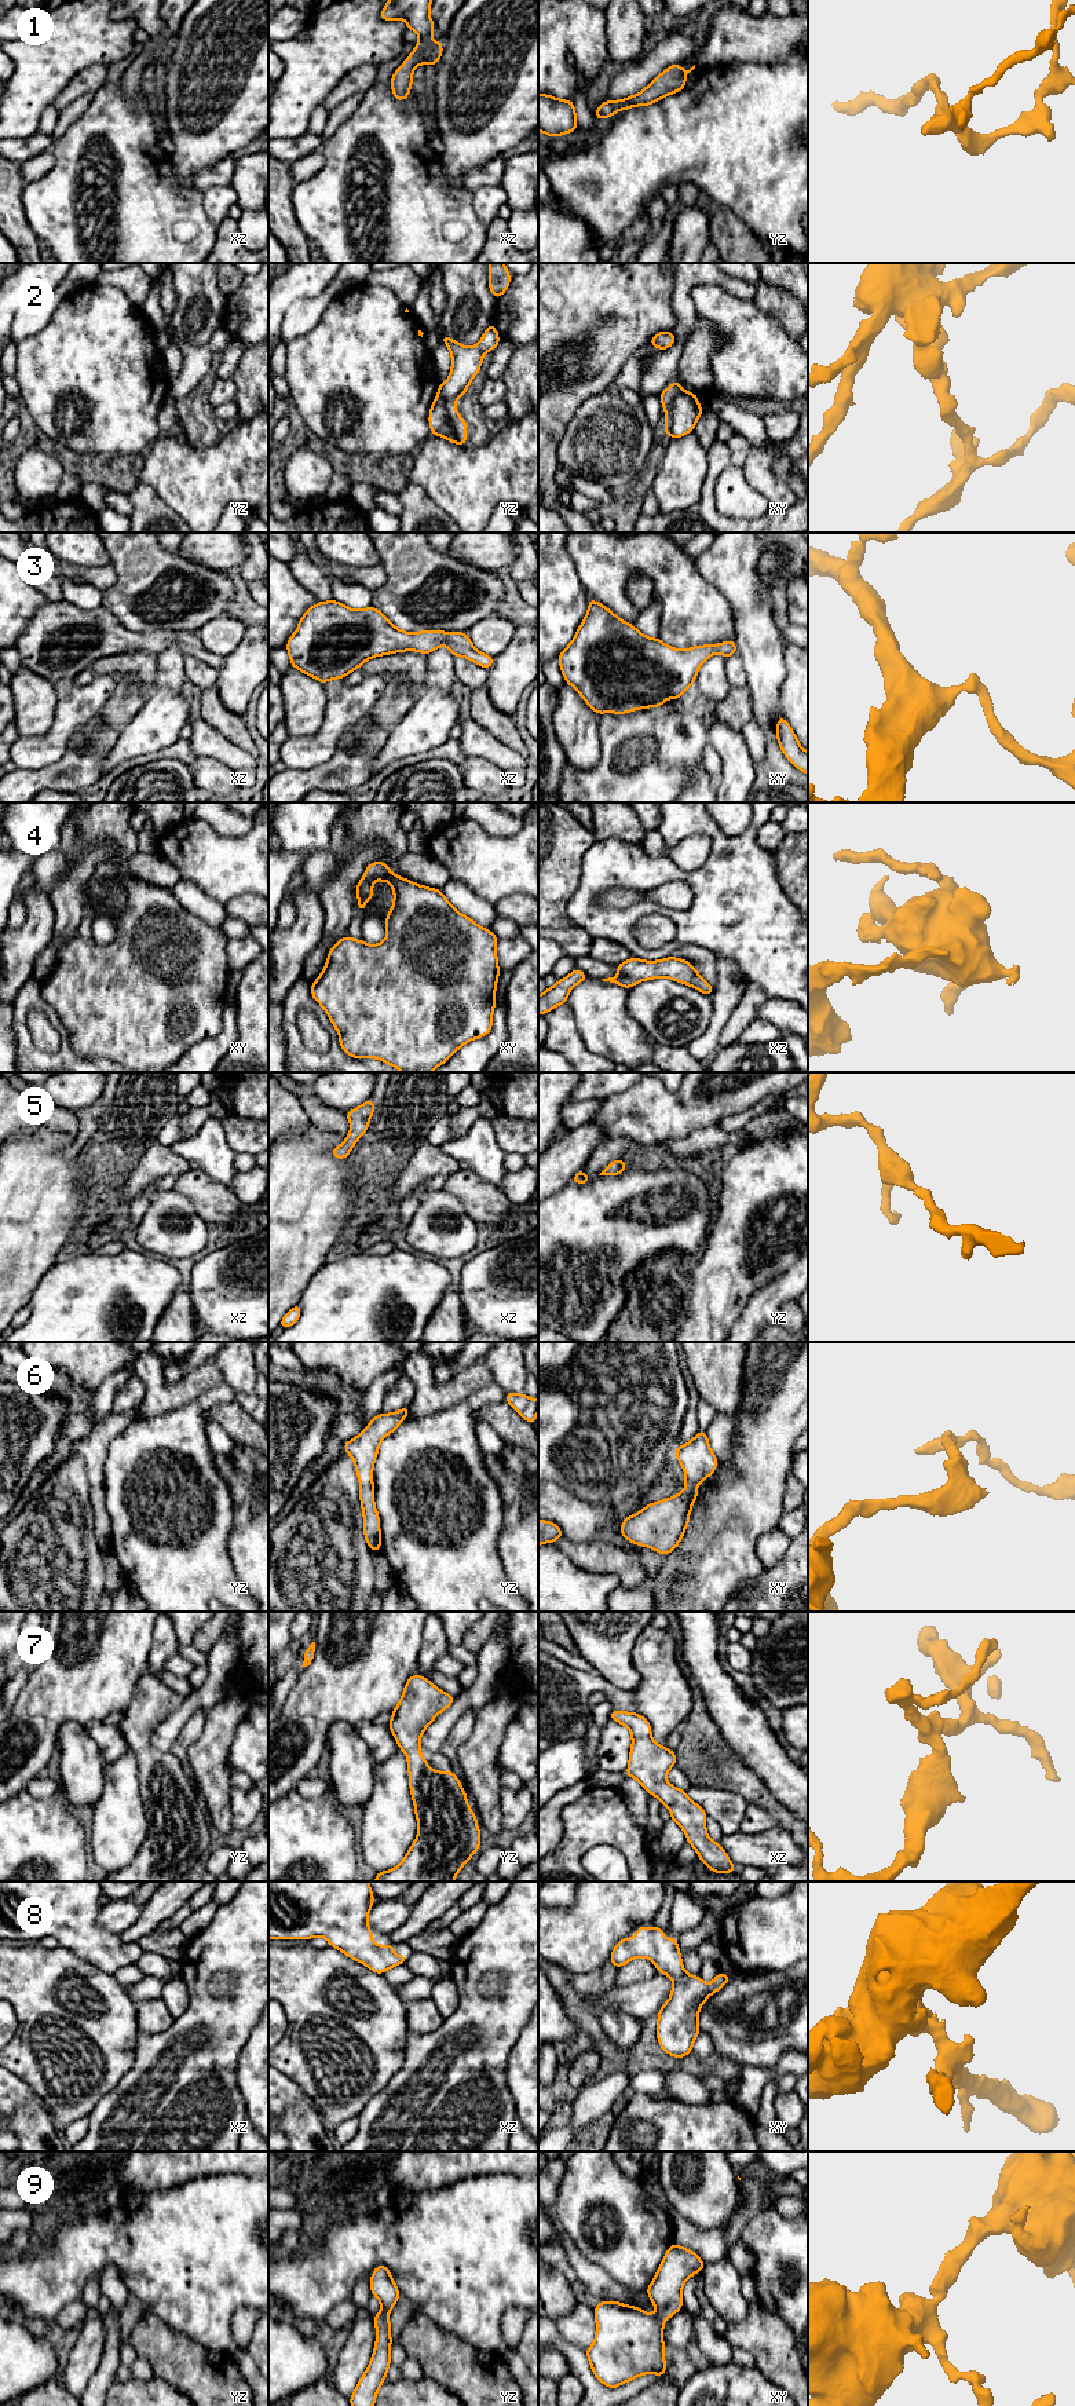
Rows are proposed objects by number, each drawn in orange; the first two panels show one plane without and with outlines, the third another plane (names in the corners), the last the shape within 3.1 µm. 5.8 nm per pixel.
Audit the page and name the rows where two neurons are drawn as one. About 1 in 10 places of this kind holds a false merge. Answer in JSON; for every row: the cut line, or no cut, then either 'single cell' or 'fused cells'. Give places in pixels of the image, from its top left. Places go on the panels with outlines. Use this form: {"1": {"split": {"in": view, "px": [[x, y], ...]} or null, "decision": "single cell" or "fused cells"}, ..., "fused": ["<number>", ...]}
{"1": {"split": null, "decision": "single cell"}, "2": {"split": {"in": "xy", "px": [[683, 390], [673, 399], [666, 413]]}, "decision": "fused cells"}, "3": {"split": null, "decision": "single cell"}, "4": {"split": null, "decision": "single cell"}, "5": {"split": null, "decision": "single cell"}, "6": {"split": null, "decision": "single cell"}, "7": {"split": null, "decision": "single cell"}, "8": {"split": null, "decision": "single cell"}, "9": {"split": null, "decision": "single cell"}, "fused": ["2"]}

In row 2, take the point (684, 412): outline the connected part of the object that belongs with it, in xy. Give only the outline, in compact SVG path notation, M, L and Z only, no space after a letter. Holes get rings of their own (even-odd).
M683 390L673 399L670 409L666 413L666 436L681 438L694 431L702 410L698 396Z

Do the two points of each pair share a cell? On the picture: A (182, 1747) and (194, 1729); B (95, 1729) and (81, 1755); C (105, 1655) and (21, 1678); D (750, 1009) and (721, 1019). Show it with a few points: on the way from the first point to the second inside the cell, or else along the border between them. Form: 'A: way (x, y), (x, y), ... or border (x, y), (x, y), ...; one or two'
A: way (182, 1743), (190, 1733); one
B: border (87, 1729), (105, 1763); two
C: border (32, 1668), (26, 1684), (14, 1703); two
D: border (745, 987), (721, 1031), (717, 1046); two

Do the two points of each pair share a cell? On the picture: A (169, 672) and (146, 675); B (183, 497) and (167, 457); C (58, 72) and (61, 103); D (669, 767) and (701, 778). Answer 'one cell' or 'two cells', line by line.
A: two cells
B: one cell
C: two cells
D: two cells

